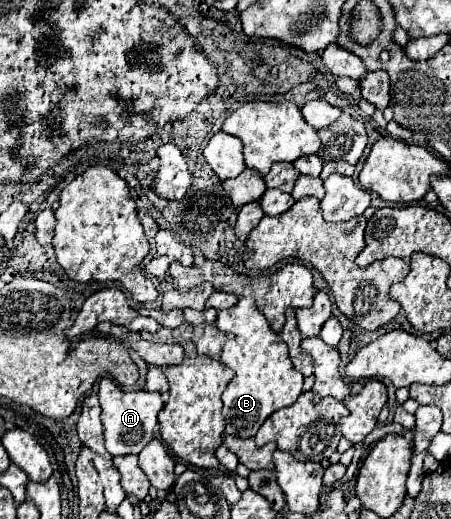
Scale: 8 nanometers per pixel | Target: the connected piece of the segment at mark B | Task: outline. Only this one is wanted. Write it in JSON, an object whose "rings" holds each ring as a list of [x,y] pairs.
{"rings":[[[243,297],[235,307],[219,311],[217,327],[235,335],[233,341],[225,343],[221,353],[221,363],[235,371],[233,381],[223,391],[223,415],[227,421],[225,433],[241,439],[253,437],[271,413],[297,401],[303,387],[303,375],[291,365],[287,345],[271,331],[253,297]]]}

